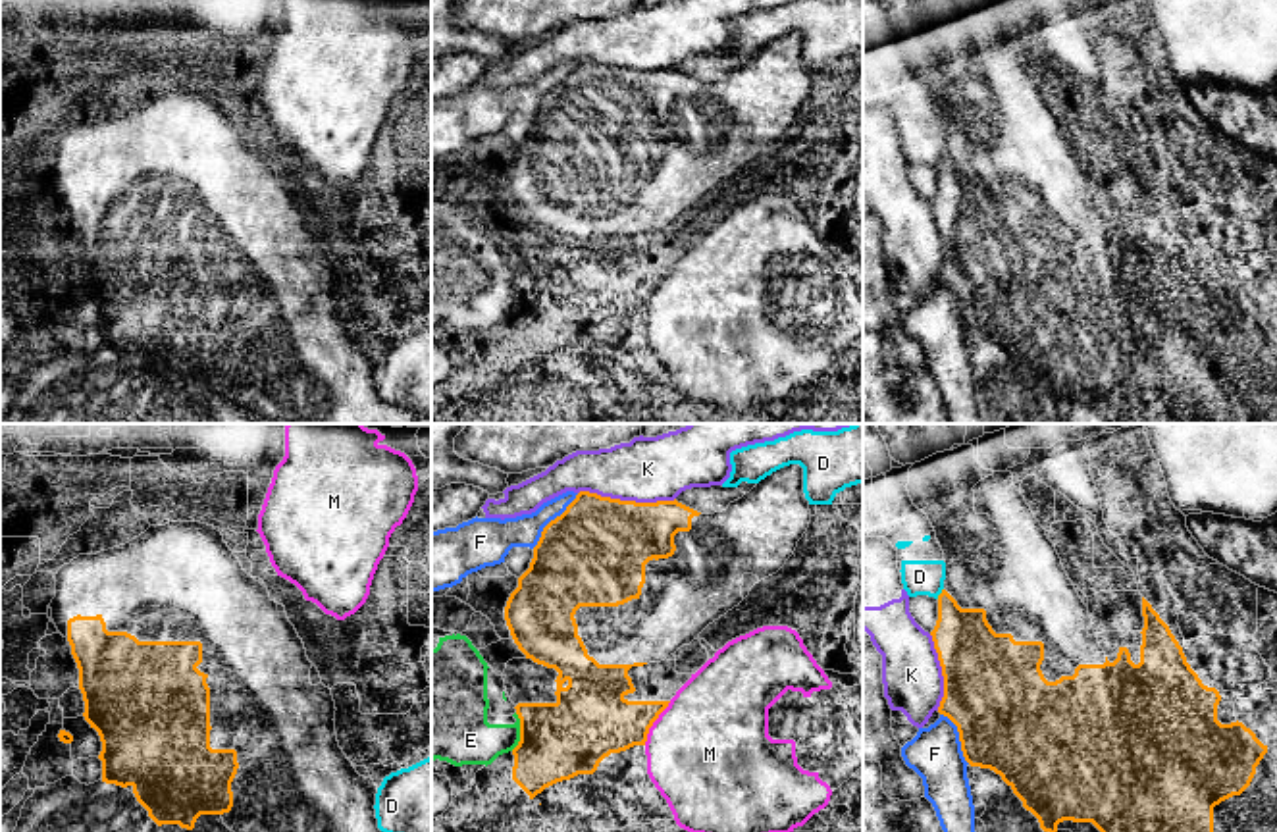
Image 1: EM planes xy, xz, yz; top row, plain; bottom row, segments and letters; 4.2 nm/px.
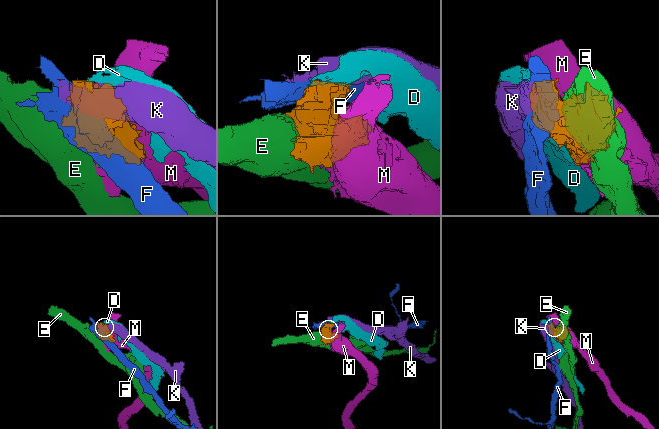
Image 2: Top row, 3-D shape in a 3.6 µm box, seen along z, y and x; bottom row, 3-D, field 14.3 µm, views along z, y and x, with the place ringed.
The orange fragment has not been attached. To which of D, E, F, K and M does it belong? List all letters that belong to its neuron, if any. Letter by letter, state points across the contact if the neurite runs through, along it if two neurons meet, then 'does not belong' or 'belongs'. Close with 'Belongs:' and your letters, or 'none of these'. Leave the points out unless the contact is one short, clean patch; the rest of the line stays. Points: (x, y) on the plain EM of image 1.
D: border yz (942, 156), (937, 166); does not belong
E: does not belong
F: does not belong
K: does not belong
M: does not belong
Belongs: none of these

